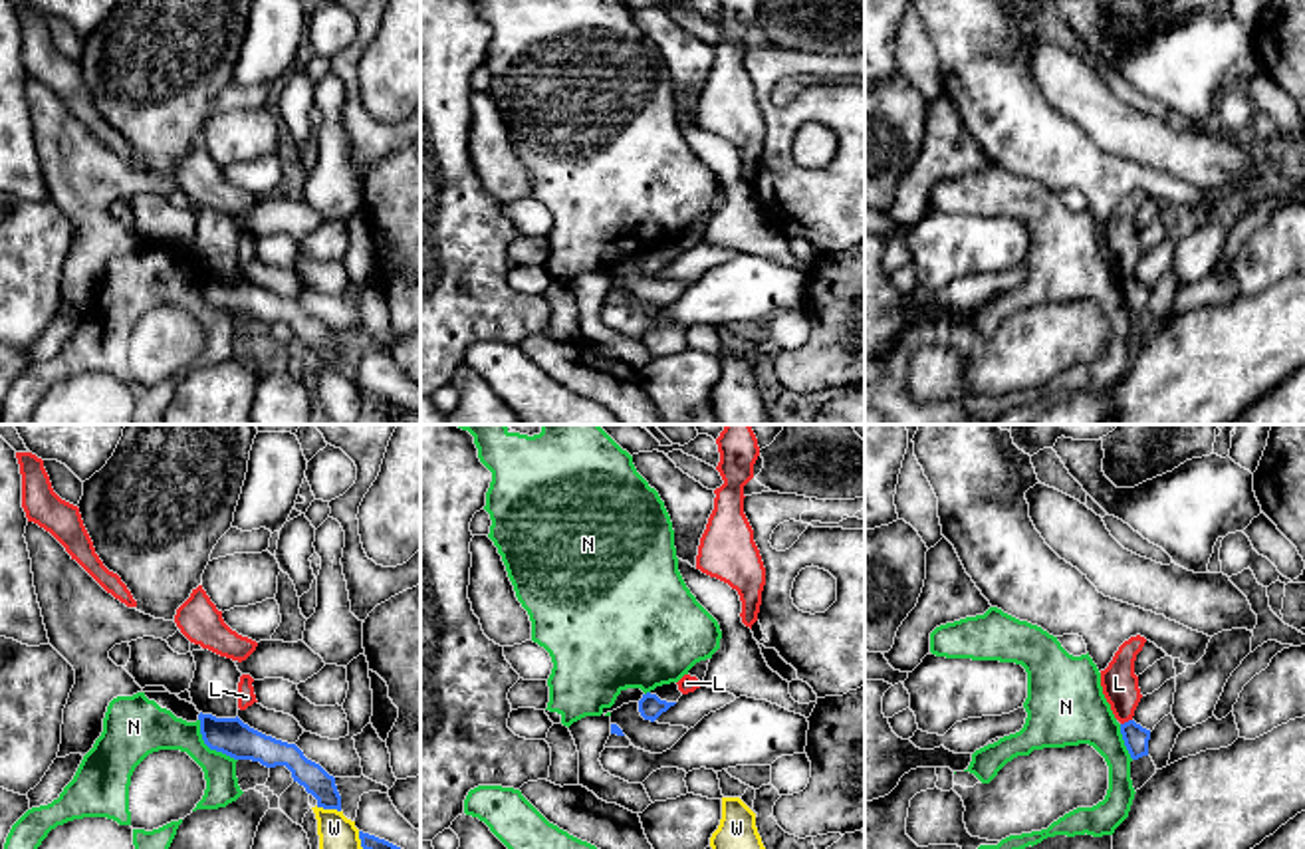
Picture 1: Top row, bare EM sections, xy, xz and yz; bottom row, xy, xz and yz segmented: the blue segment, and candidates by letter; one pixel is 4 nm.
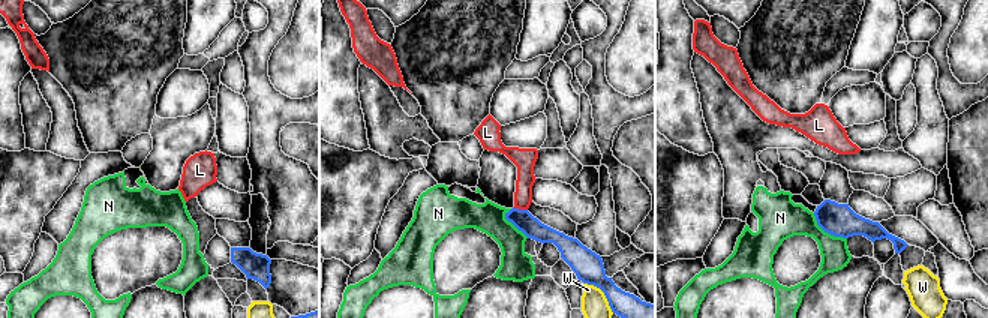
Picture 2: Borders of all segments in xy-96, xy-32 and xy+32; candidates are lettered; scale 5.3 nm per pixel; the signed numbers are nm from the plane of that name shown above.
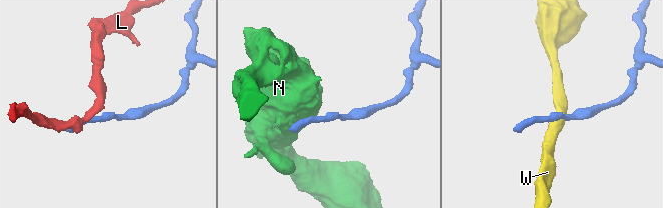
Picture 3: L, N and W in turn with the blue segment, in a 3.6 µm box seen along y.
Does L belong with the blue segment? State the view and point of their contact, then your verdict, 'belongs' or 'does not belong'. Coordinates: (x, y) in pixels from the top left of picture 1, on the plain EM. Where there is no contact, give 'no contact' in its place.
contact yz (1125, 278); does not belong

